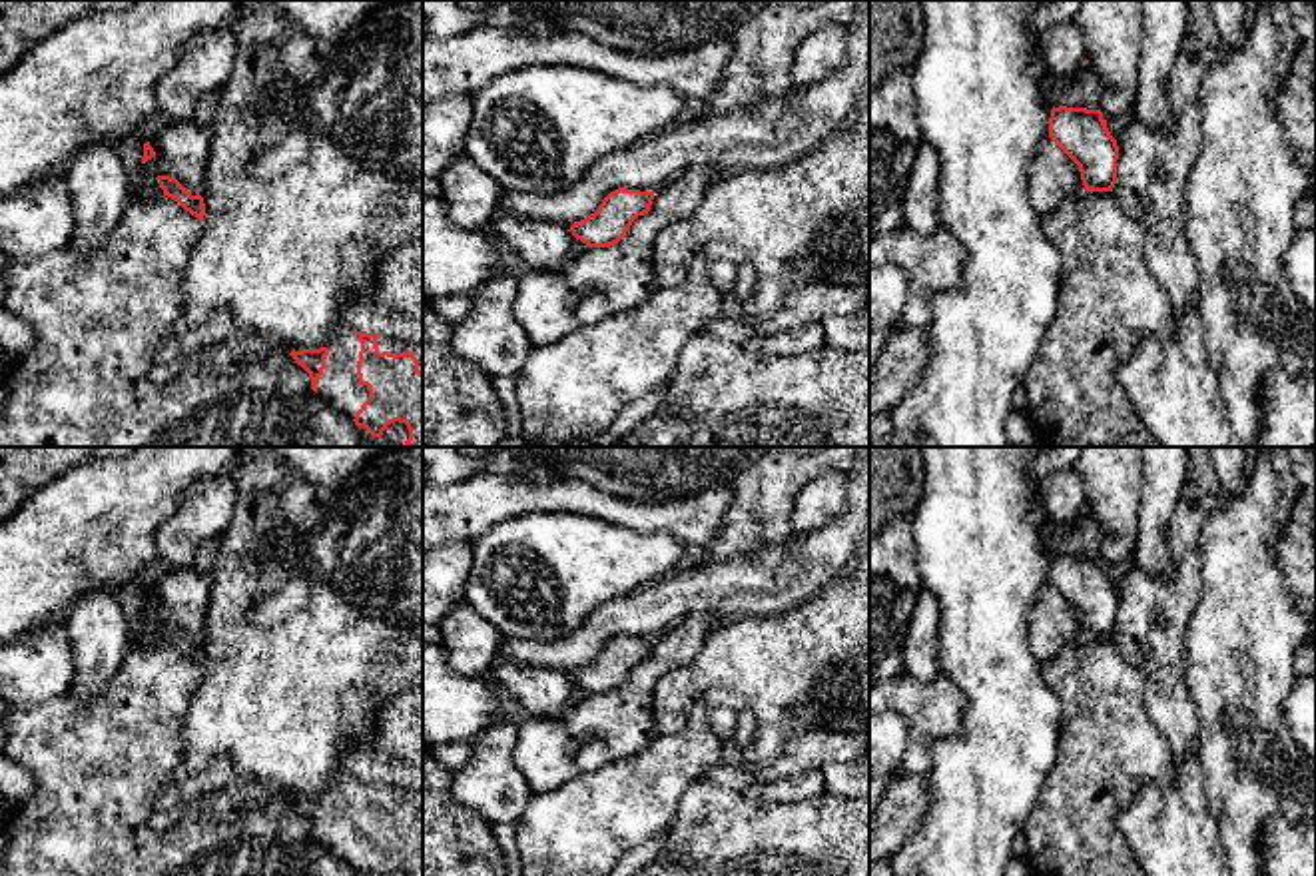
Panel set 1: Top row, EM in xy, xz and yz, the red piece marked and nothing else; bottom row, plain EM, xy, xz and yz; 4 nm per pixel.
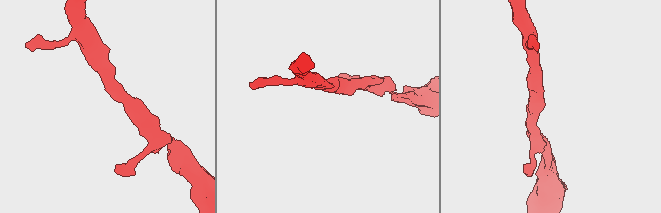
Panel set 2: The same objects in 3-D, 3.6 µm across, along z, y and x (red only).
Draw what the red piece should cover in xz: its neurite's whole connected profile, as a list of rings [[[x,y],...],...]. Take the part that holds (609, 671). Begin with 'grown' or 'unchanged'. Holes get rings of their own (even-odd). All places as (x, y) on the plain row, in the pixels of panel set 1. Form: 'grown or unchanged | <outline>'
unchanged | [[[618,635],[610,639],[598,657],[570,672],[570,678],[586,694],[610,694],[618,690],[638,662],[650,658],[654,639]]]

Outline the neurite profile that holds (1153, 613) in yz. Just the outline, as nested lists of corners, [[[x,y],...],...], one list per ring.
[[[1188,479],[1168,527],[1168,571],[1154,577],[1131,565],[1117,587],[1113,641],[1145,674],[1145,708],[1164,734],[1174,764],[1198,750],[1200,724],[1186,684],[1184,639],[1200,593],[1198,537],[1218,505],[1214,495]]]

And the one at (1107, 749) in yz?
[[[1087,639],[1043,664],[1061,698],[1057,762],[1021,832],[1035,876],[1147,876],[1117,826],[1145,782],[1168,788],[1174,756],[1145,708],[1145,674],[1113,639]]]

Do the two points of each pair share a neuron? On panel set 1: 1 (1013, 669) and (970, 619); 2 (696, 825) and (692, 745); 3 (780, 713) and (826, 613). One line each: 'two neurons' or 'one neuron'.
1: one neuron
2: two neurons
3: one neuron

